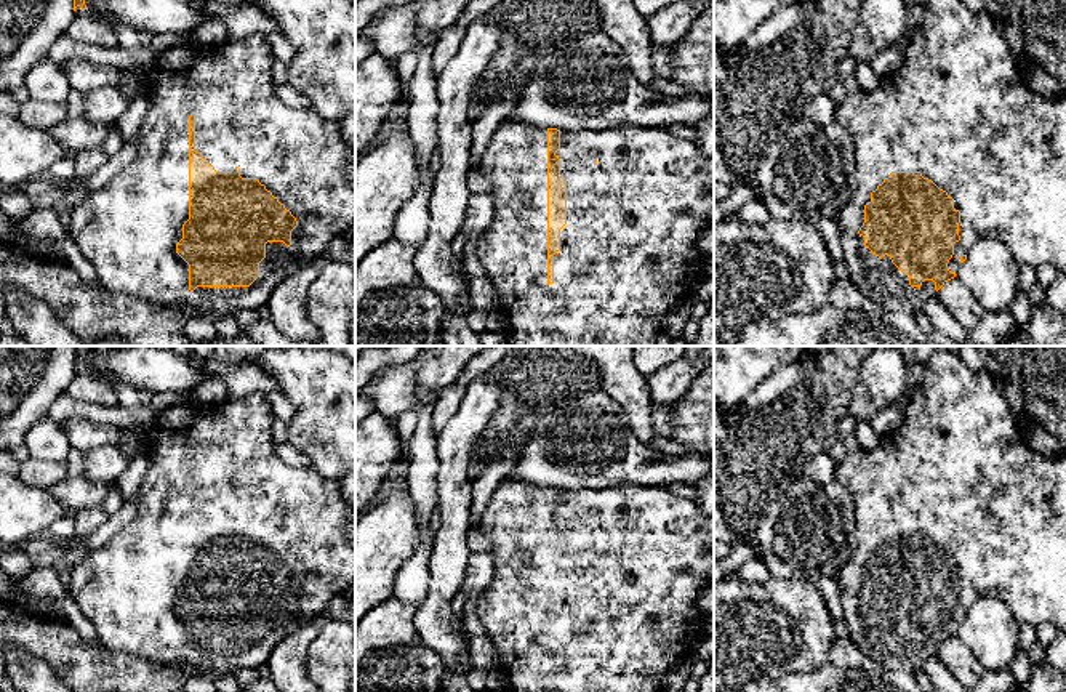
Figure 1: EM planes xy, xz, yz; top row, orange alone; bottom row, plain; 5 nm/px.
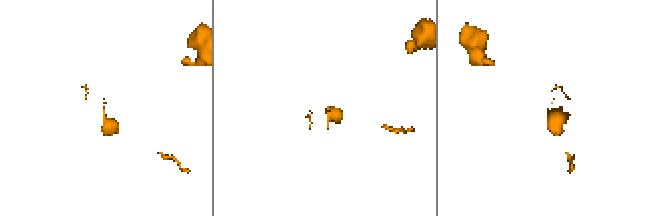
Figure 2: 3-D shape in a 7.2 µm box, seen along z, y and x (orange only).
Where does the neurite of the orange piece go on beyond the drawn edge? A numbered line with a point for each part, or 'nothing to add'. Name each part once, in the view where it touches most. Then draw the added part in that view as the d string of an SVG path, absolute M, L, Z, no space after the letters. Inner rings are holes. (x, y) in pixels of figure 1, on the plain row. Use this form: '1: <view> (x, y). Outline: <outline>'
1: xy (128, 588). Outline: M264 394L226 399L221 405L170 405L144 434L150 444L150 466L139 489L138 516L106 545L88 553L66 573L66 588L98 633L98 642L114 652L131 654L158 665L189 666L198 671L235 673L267 663L274 647L307 625L330 601L355 585L355 508L341 497L339 481L311 468L291 468L275 452L274 412ZM189 474L195 474L195 509L216 530L240 527L242 537L256 537L296 577L291 604L267 601L259 636L250 646L197 646L189 649L189 623L176 612L182 583L189 578Z

